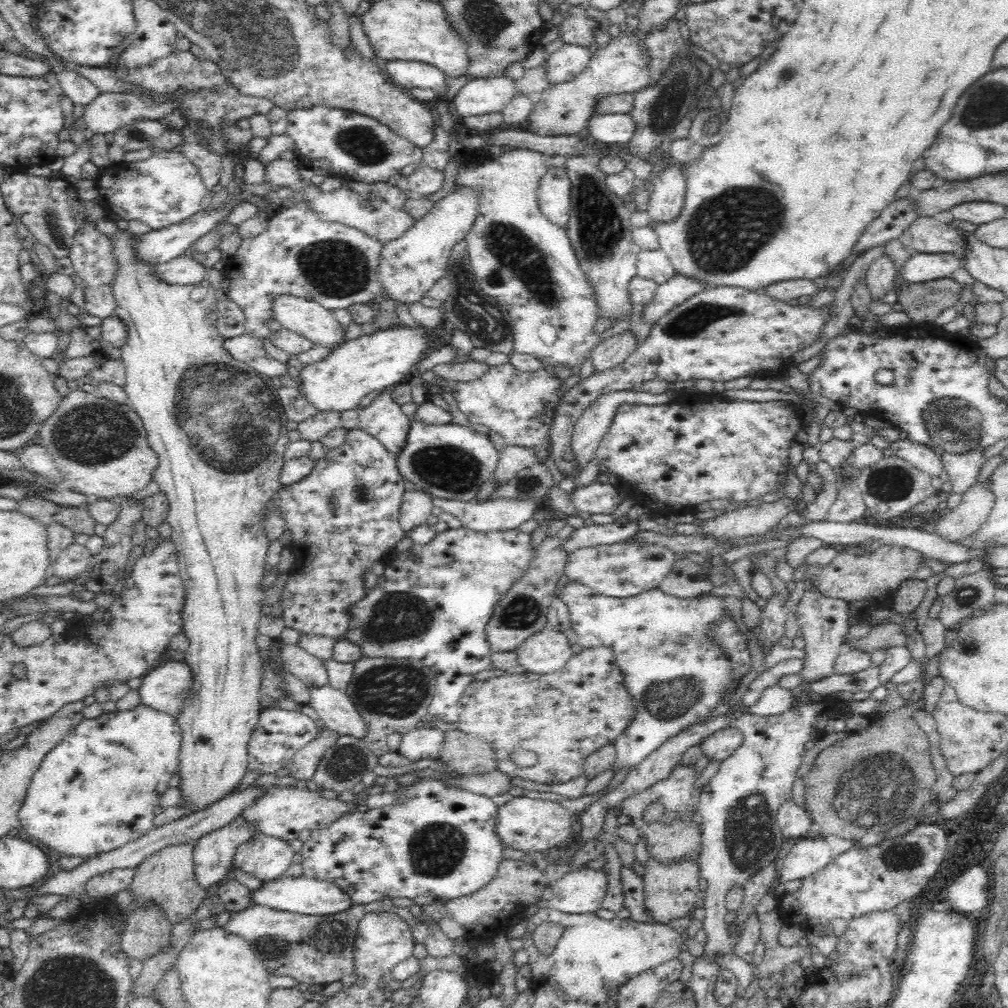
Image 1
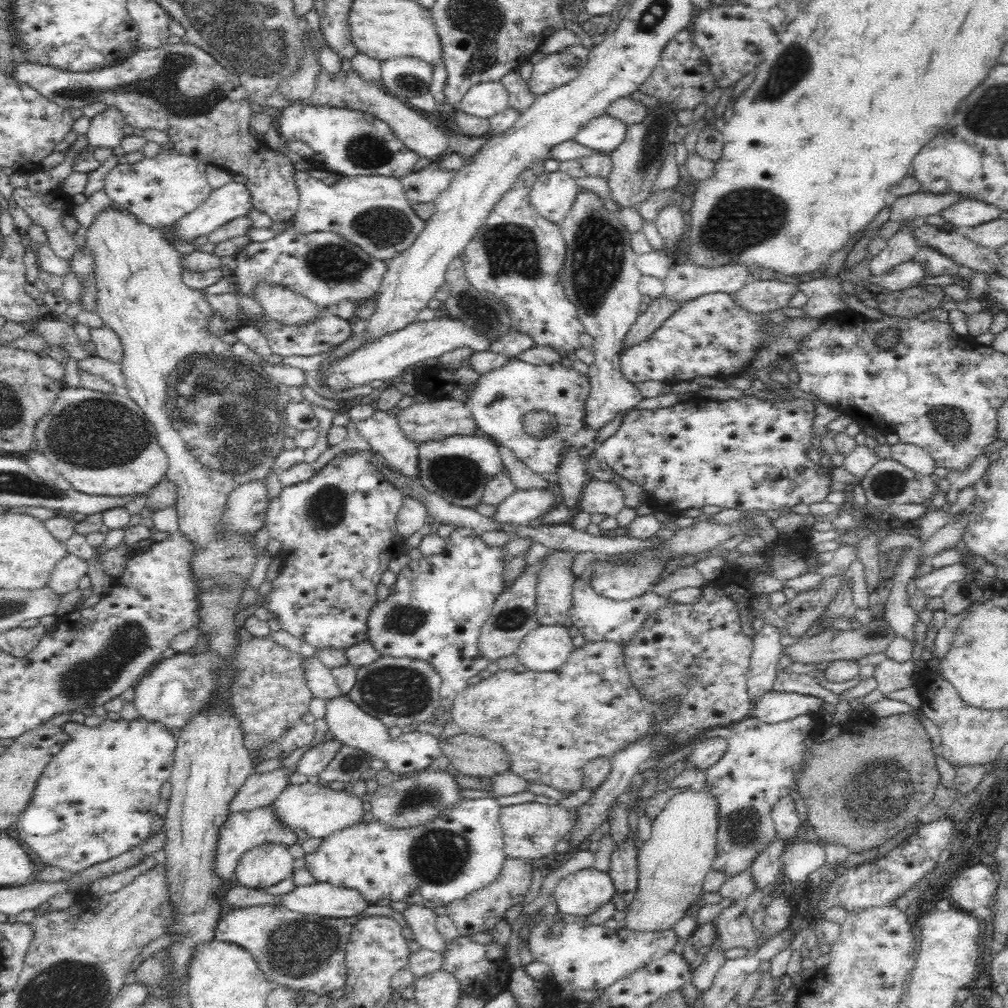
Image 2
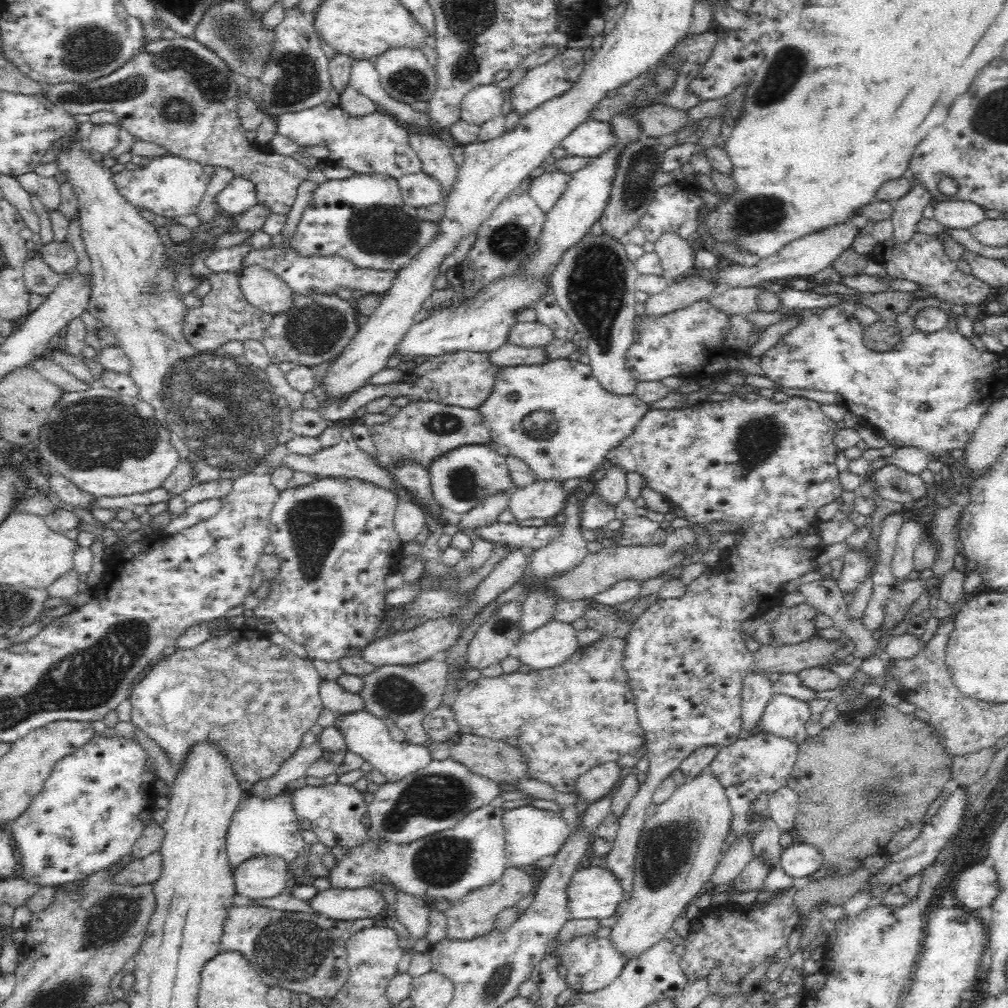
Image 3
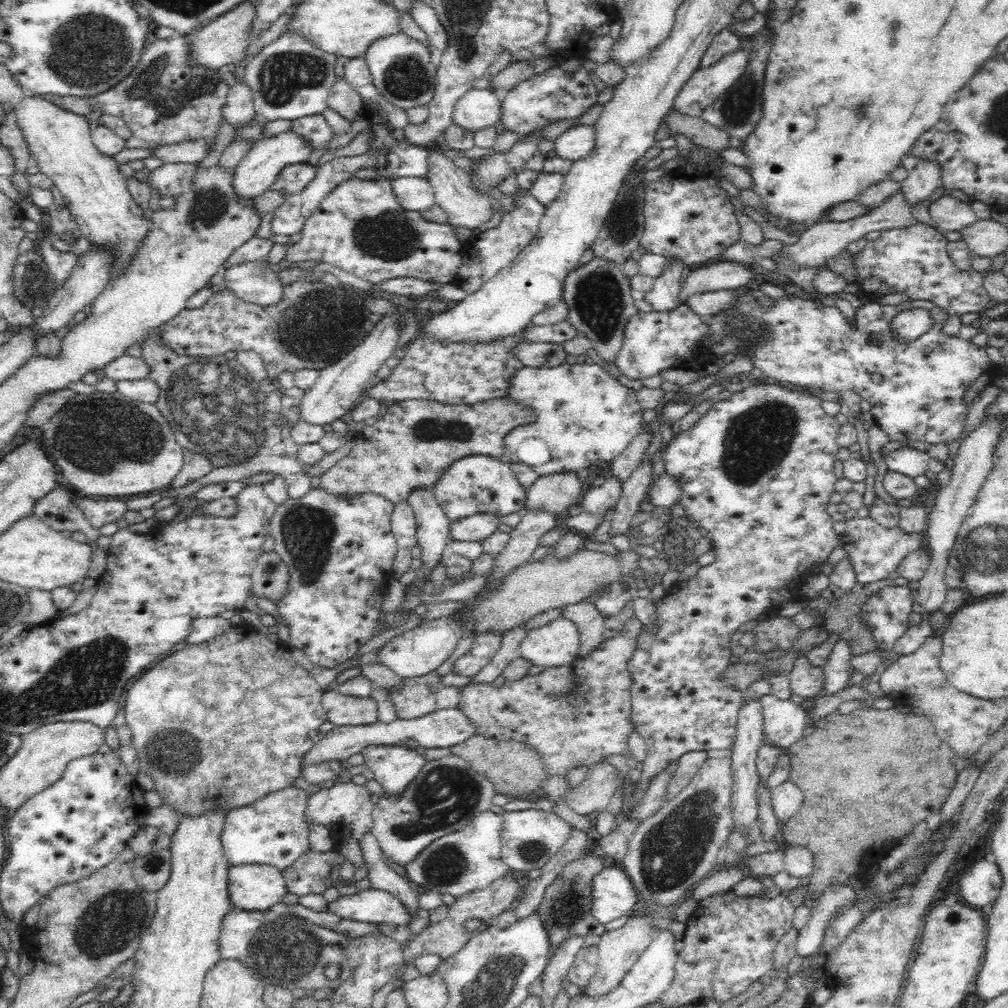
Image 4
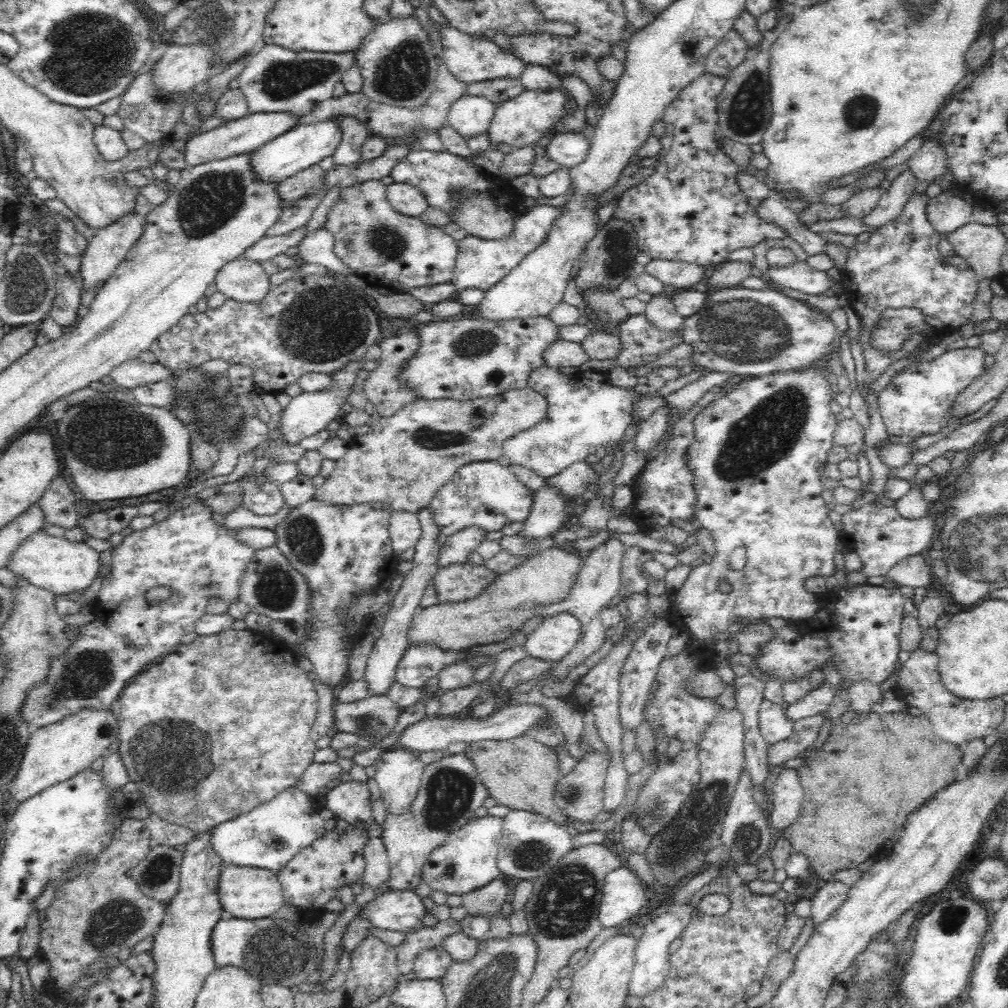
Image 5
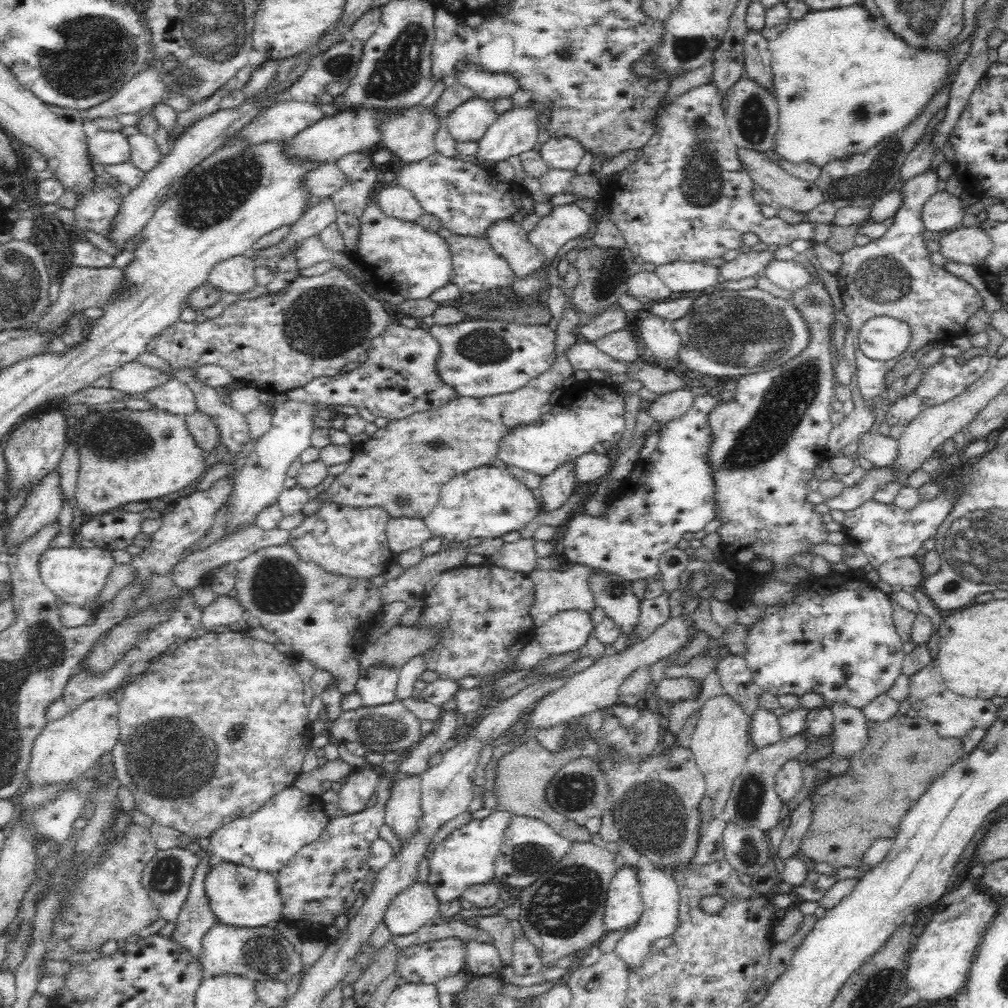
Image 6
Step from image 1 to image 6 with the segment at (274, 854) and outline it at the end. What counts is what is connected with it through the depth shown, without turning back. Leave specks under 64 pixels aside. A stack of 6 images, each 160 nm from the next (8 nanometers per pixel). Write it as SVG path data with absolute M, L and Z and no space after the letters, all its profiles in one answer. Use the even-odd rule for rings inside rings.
M222 861L211 866L205 880L205 891L219 923L256 929L278 923L282 918L283 902L275 873Z

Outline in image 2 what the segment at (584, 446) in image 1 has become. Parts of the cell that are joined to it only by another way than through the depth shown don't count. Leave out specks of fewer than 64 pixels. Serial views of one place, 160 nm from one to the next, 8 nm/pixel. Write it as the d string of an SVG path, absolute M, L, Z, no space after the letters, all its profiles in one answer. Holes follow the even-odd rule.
M580 188L570 213L566 214L559 230L566 244L566 256L561 270L561 281L564 285L566 297L578 308L580 322L584 325L585 332L594 338L594 365L589 368L590 394L584 404L584 425L588 429L598 431L608 422L612 422L618 414L634 408L645 398L640 394L639 388L626 381L620 373L620 350L622 340L630 326L636 322L640 314L639 307L642 294L639 292L639 282L643 275L636 266L637 254L631 246L632 233L622 224L619 212L606 210L604 200L590 190Z

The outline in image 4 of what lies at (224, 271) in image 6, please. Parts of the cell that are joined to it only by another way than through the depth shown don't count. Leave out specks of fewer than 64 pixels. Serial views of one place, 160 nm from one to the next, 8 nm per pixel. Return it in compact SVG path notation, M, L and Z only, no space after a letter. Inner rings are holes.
M264 259L228 267L222 285L257 306L274 306L284 298L283 282Z

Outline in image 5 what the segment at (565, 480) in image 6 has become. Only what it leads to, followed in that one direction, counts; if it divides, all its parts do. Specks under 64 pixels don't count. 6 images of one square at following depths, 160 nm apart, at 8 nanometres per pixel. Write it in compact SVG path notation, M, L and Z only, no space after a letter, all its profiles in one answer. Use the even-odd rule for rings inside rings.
M544 485L534 493L530 514L524 520L522 530L516 534L524 537L526 543L551 536L565 523L564 497L558 491Z

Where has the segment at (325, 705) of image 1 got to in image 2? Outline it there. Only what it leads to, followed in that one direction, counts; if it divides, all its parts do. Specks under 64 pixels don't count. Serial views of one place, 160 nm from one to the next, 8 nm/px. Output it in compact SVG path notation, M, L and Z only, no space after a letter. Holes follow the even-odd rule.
M338 694L336 699L326 701L326 723L342 745L347 744L354 748L364 750L375 758L386 763L386 770L394 775L402 775L407 772L423 770L432 760L441 756L441 742L438 737L428 732L412 731L402 733L397 738L391 738L386 731L387 727L378 718L365 714L348 694Z

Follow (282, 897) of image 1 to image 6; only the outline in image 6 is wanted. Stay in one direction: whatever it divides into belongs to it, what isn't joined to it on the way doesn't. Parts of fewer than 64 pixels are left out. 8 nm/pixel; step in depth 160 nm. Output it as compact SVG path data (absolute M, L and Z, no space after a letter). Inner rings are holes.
M414 882L390 900L382 924L398 936L431 924L432 918L438 916L439 903L434 894L430 883Z

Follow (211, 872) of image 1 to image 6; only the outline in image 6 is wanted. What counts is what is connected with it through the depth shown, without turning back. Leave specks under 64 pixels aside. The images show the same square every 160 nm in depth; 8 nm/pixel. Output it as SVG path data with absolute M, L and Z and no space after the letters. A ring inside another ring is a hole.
M292 786L278 792L258 810L246 815L246 818L235 818L222 828L216 829L214 834L209 836L208 851L220 856L224 861L276 874L302 847L314 842L328 823L321 795L308 795Z

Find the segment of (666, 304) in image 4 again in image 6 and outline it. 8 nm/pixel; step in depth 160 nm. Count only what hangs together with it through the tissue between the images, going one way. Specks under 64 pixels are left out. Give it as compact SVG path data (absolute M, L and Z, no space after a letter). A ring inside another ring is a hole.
M652 314L642 319L639 336L645 355L651 361L673 362L678 366L681 336L672 320Z

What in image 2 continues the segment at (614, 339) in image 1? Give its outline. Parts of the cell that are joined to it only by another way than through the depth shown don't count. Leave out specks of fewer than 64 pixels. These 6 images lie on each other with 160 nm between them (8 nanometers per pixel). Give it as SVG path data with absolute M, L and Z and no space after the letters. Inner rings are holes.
M659 297L658 299L654 299L648 304L648 310L644 314L640 313L637 316L636 322L626 332L626 336L622 340L620 354L627 348L646 340L680 306L681 304L671 302L668 298Z

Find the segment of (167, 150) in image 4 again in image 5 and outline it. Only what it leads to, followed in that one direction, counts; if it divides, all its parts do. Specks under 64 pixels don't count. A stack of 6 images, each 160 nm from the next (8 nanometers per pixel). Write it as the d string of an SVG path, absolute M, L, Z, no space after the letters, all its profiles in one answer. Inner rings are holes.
M286 112L273 113L248 113L246 116L236 120L222 122L216 128L194 134L185 143L185 160L186 169L210 160L220 160L229 158L230 156L238 156L238 154L250 154L256 148L260 148L262 144L266 144L268 140L288 132L290 128L294 128L298 122L298 115Z

